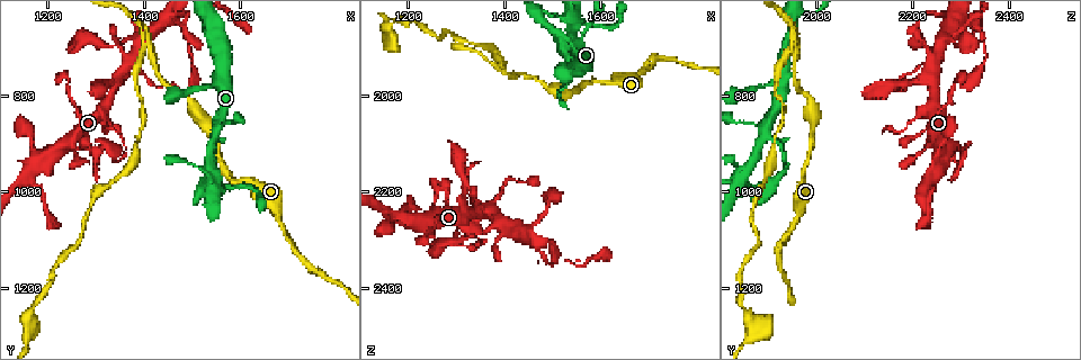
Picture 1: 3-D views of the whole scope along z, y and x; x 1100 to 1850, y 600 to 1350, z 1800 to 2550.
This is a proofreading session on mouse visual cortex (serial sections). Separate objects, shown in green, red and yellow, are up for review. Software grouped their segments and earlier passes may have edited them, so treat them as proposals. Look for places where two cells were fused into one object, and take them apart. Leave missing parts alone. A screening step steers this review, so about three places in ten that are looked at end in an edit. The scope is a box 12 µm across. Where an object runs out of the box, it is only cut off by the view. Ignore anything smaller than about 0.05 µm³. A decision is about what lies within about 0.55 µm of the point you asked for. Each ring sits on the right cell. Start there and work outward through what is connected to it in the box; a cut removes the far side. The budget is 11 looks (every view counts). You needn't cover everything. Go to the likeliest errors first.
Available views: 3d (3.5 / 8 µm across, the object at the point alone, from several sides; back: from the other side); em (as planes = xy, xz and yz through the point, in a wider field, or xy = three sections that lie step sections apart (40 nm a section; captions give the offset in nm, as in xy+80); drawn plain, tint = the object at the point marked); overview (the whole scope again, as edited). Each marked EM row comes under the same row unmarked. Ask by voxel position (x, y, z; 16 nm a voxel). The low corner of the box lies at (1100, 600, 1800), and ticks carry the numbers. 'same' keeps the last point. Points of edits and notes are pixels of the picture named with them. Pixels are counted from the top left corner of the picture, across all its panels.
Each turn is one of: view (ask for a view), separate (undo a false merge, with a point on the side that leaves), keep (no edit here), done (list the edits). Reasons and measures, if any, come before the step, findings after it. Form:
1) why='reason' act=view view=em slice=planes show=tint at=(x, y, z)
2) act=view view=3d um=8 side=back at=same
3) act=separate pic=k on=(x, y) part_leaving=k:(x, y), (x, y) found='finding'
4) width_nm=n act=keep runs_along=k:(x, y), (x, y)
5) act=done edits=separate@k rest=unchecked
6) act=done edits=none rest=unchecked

why='a fork' act=view view=3d um=8 at=(1410, 700, 1960)

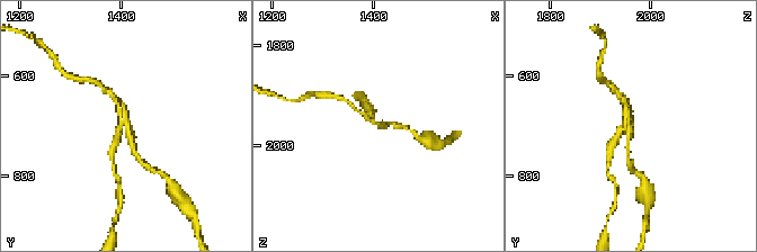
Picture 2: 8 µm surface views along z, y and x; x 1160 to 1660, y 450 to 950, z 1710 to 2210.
act=view view=3d um=3.5 at=(1410, 690, 1955)

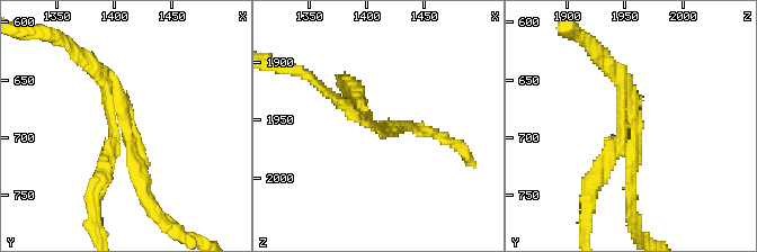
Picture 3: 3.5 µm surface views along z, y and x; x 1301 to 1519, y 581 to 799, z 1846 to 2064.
arms=3 arm_widths_nm=150,150,200 why='now the EM' act=view view=em slice=xy step=1 show=tint at=(1412, 694, 1954)

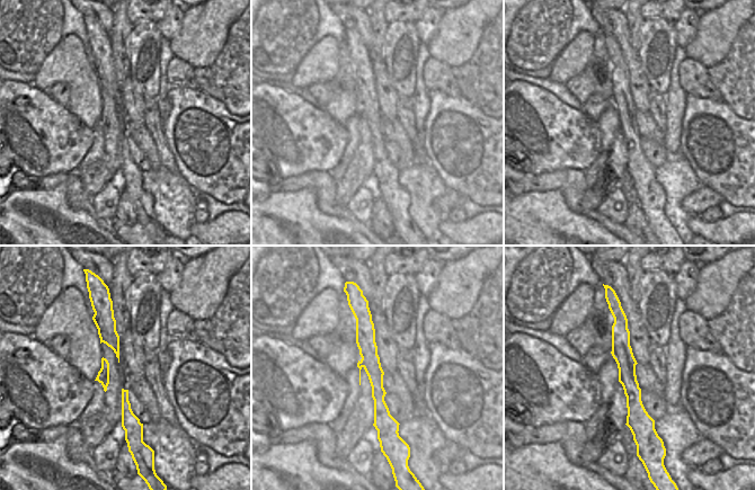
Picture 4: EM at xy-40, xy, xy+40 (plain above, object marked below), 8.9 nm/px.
act=separate pic=3 on=(604, 161) part_leaving=3:(626, 131), (591, 186), (588, 227) found='two cells meet here'

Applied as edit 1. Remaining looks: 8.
why='see it whole again' act=view view=overview

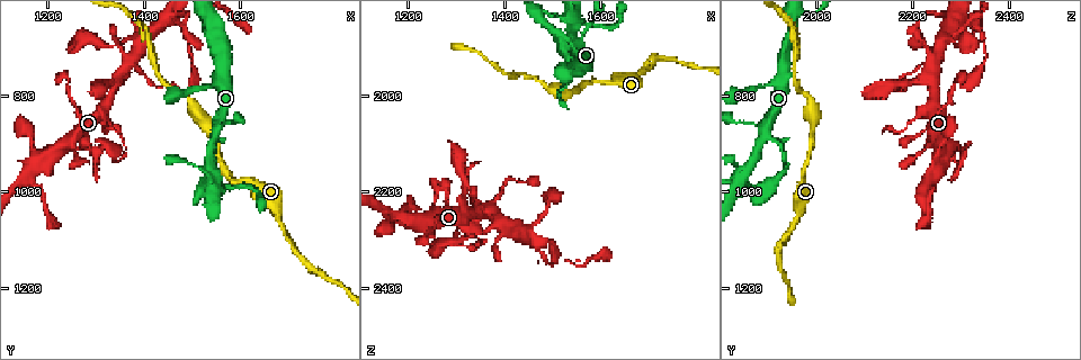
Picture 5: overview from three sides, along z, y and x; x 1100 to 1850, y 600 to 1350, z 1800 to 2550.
why='calibre changes' act=view view=3d um=8 at=(1675, 1055, 1955)

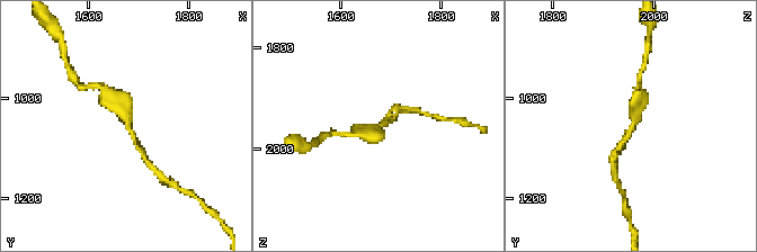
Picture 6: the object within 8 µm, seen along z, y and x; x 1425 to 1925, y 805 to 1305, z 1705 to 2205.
arm_widths_nm=150,400 why='shape alone is not enough' act=view view=em slice=xy step=2 show=tint at=(1685, 1055, 1960)

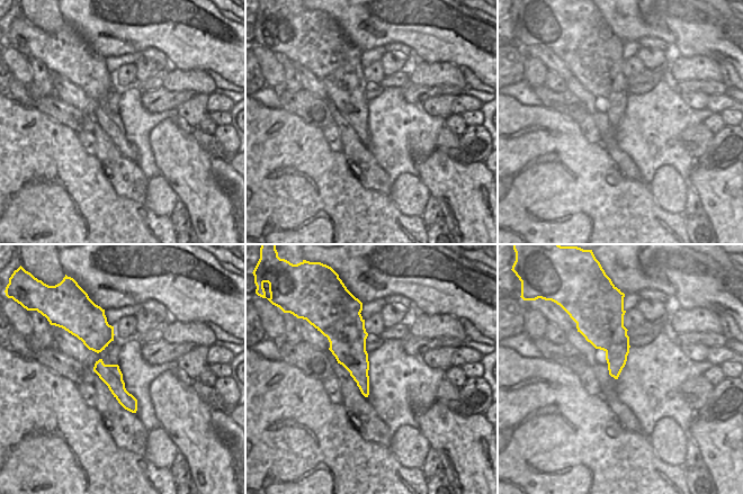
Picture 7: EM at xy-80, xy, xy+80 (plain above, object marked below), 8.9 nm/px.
act=keep runs_along=6:(641, 98), (638, 119), (615, 151) found='continuous, no second cell'

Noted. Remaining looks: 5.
why='four-way junction' act=view view=em slice=xy step=1 show=tint at=(1545, 880, 1890)

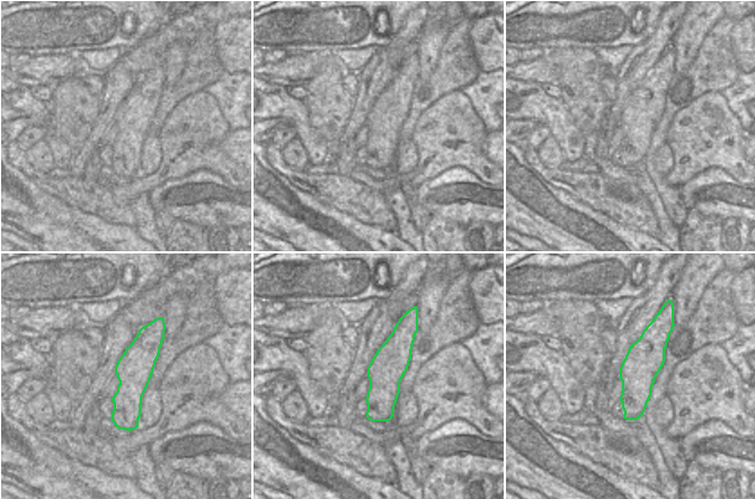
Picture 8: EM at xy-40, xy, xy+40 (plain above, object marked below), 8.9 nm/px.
why='wider look' act=view view=3d um=3.5 at=same

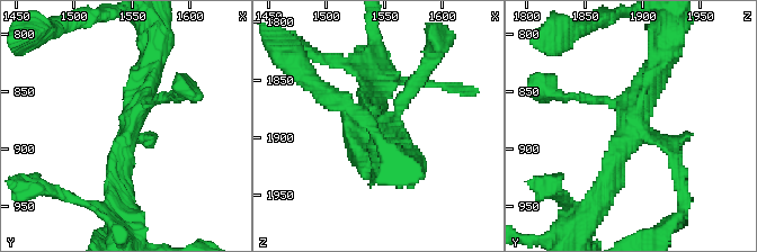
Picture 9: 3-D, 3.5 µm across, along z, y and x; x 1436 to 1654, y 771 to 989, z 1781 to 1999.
width_nm=320 act=keep runs_along=9:(658, 61), (606, 191) found='all the same cell'

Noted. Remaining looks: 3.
why='abrupt turn' act=view view=3d um=3.5 at=(1600, 985, 1850)

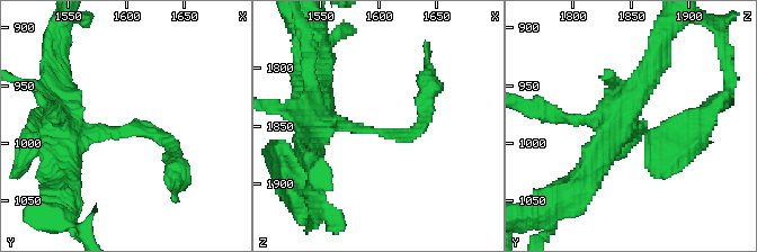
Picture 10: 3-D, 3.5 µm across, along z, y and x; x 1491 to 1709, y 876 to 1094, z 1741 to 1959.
why='need the tissue' act=view view=em slice=xy step=3 show=tint at=(1602, 990, 1858)

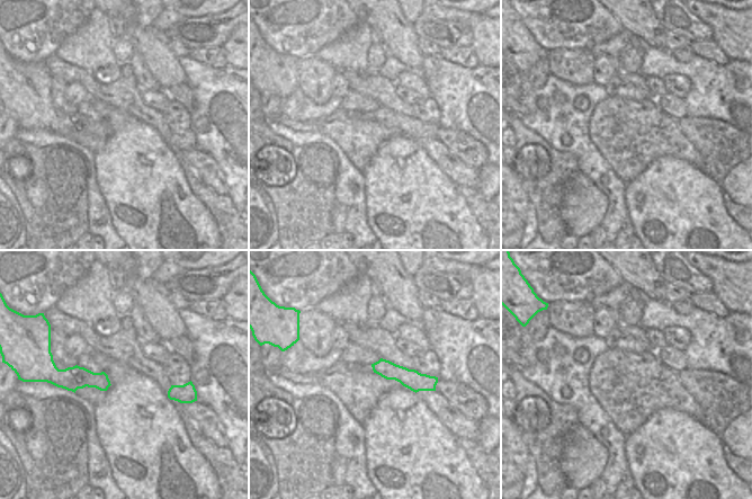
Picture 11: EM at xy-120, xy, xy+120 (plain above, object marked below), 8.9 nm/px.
width_nm=160 act=separate pic=10 on=(144, 133) part_leaving=10:(105, 133), (160, 136), (174, 161) found='a second cell is stuck on'

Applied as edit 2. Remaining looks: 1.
act=done edits=separate@3,separate@10 rest=unchecked

